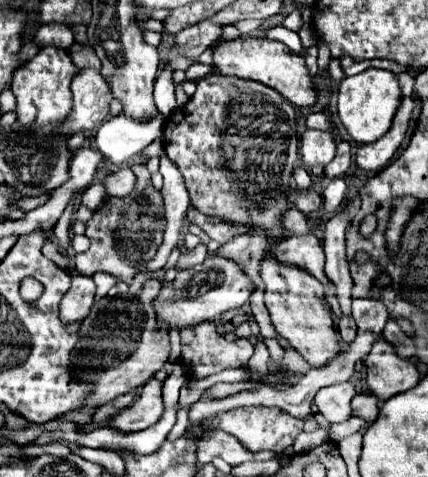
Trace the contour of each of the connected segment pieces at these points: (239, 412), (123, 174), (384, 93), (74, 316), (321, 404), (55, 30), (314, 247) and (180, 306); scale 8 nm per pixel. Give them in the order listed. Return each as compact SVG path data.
M240 407L222 415L216 415L214 419L206 419L202 421L202 427L218 427L230 435L234 435L242 447L246 447L248 451L274 451L274 453L282 453L286 447L290 447L294 443L294 439L298 437L298 433L302 431L304 421L286 415L284 411L278 411L278 407Z
M130 167L112 169L106 175L106 179L104 179L106 193L112 195L112 197L126 197L126 195L130 195L130 191L134 189L134 183L136 183L136 175L132 173Z
M366 69L358 75L346 77L338 87L338 117L346 127L348 135L356 143L374 143L378 141L392 125L392 117L400 105L402 93L398 79L392 71L384 69Z
M74 275L72 287L68 289L68 293L64 295L64 299L60 303L62 323L76 323L76 321L86 319L86 315L90 313L90 307L94 303L94 291L96 291L96 285L94 285L92 277Z
M338 383L338 385L322 387L322 391L318 391L314 403L330 423L340 423L350 417L350 401L354 395L356 395L354 385Z
M48 23L36 31L33 42L40 48L47 45L57 45L68 49L74 43L74 31L64 23Z
M314 233L290 235L274 249L274 253L282 263L308 269L316 279L324 283L326 289L333 286L324 272L324 241L318 239Z
M208 257L206 263L186 269L186 283L180 279L182 277L172 281L172 285L166 285L164 293L154 299L158 321L164 323L168 329L184 329L194 327L202 321L214 321L224 311L240 309L254 291L254 283L238 269L238 265L220 257Z

